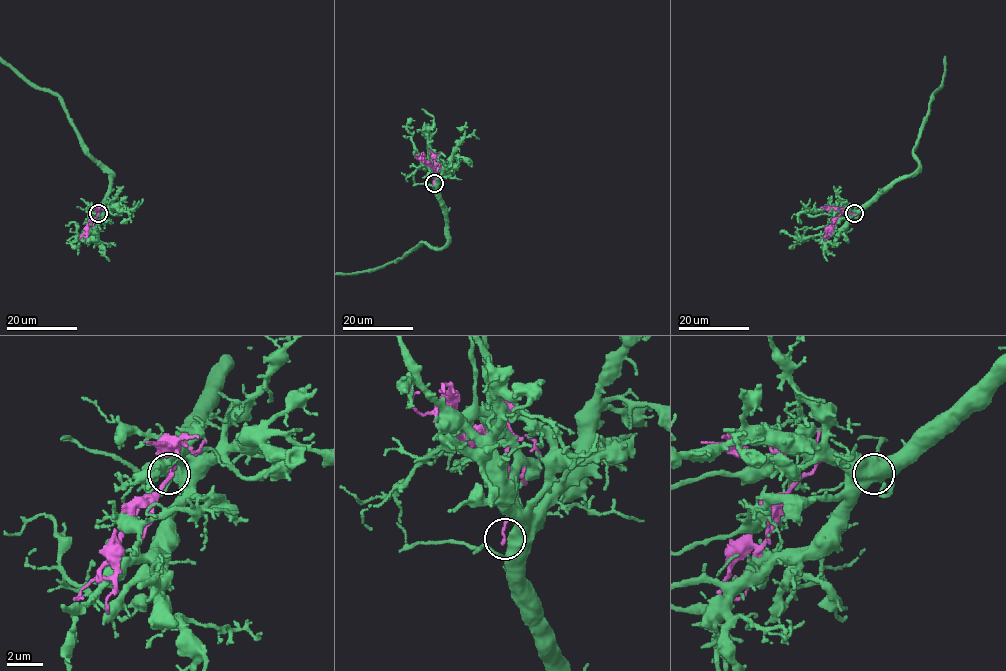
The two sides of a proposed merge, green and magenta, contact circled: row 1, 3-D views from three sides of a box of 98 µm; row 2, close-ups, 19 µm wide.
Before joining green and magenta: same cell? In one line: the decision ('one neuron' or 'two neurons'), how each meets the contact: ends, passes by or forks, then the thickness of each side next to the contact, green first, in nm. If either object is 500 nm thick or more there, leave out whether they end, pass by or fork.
two neurons; 550 nm thick on the green side, 170 nm on the other

